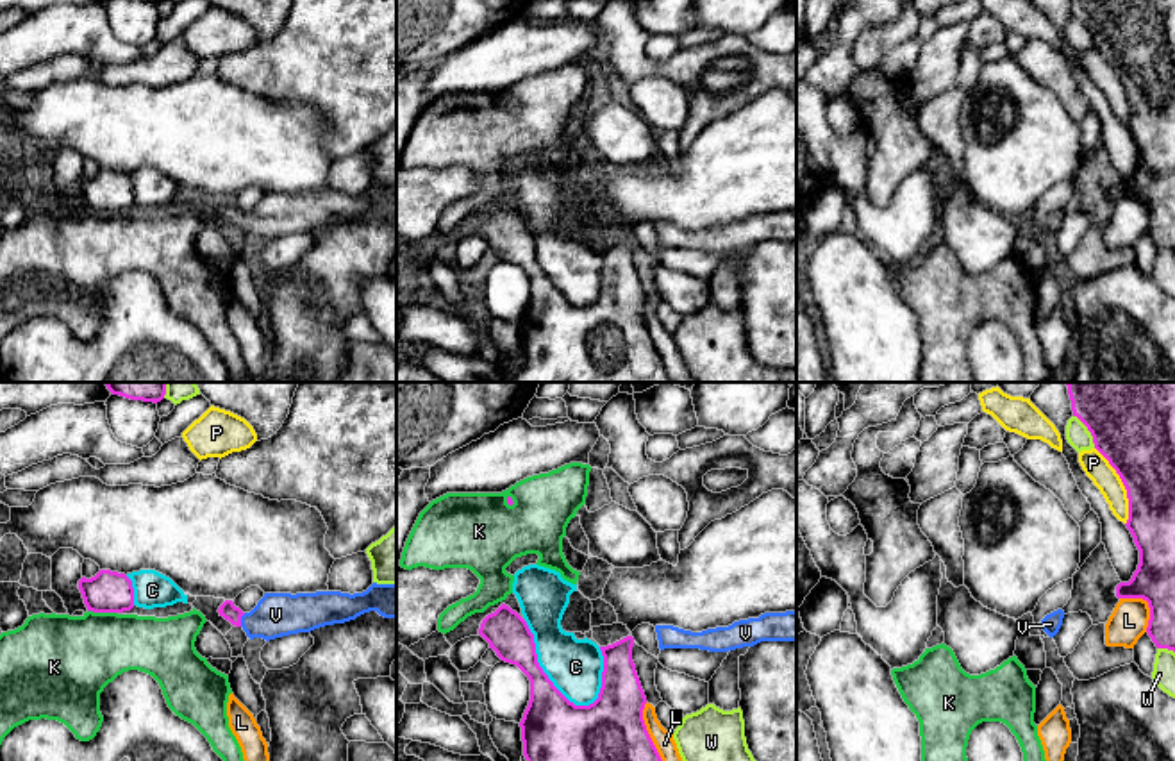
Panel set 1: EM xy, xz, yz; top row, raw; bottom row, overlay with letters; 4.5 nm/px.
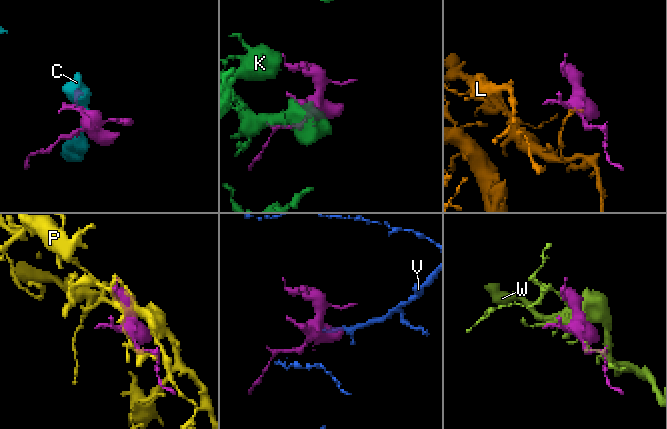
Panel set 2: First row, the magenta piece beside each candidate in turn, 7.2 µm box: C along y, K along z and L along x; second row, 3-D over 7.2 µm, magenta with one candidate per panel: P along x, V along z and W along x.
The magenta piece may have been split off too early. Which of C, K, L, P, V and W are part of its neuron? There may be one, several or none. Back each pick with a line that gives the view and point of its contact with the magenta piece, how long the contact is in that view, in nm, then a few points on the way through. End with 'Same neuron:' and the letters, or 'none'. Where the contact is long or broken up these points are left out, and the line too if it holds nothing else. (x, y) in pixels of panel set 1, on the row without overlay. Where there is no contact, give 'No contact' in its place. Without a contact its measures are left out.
V: Touches magenta at xy (240, 220). Shared border 70 nm. Path across: xy (227, 209), (240, 220), (268, 220), (275, 215)
Same neuron: V

